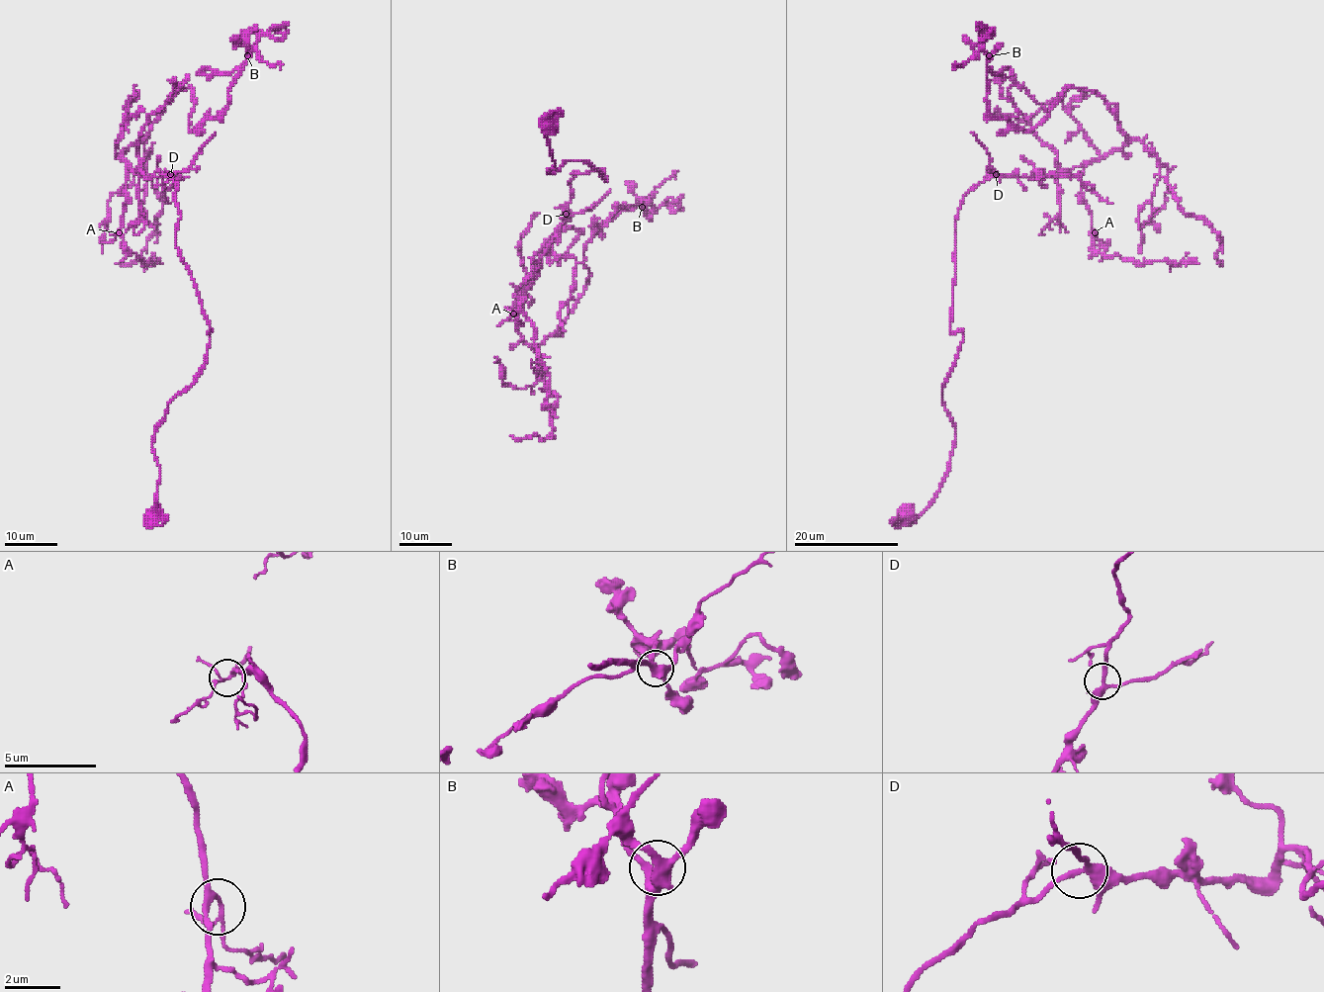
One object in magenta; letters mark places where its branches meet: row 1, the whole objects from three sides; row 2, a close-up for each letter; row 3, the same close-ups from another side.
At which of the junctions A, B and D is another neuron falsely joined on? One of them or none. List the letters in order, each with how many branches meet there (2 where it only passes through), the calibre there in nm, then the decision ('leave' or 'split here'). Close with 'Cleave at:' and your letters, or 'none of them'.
A: 4 branches meet; 170 nm thick; leave
B: 4 branches meet; 400 nm thick; leave
D: 4 branches meet; 280 nm thick; leave
Cleave at: none of them

